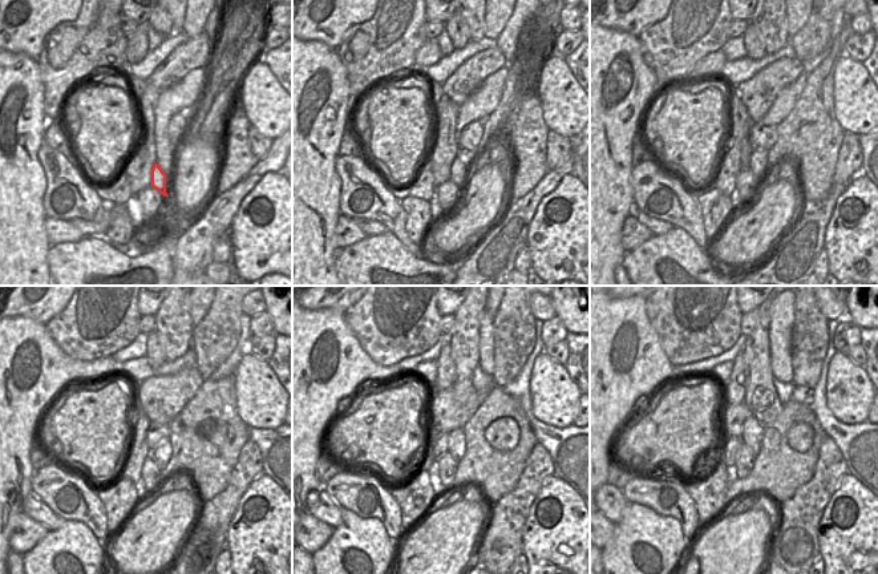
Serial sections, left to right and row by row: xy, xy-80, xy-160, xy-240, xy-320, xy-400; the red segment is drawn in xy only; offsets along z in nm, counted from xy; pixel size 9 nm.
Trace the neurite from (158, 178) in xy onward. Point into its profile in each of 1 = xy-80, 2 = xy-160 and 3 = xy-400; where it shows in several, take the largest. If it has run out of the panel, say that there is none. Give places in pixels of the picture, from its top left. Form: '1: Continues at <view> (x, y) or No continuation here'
1: Continues at xy-80 (460, 169)
2: Continues at xy-160 (759, 160)
3: Continues at xy-400 (752, 435)

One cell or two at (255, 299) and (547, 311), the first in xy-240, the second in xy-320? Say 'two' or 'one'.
one

